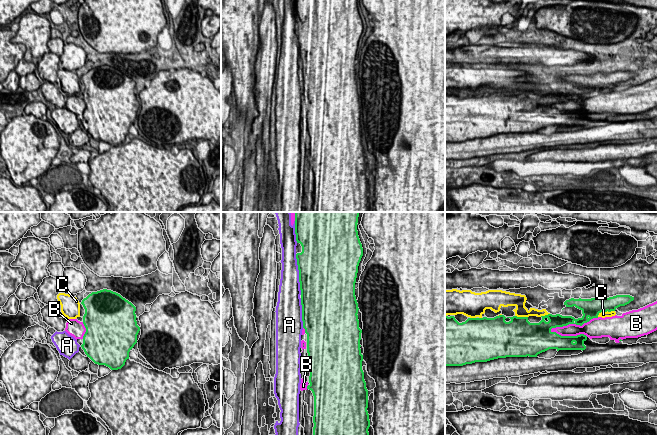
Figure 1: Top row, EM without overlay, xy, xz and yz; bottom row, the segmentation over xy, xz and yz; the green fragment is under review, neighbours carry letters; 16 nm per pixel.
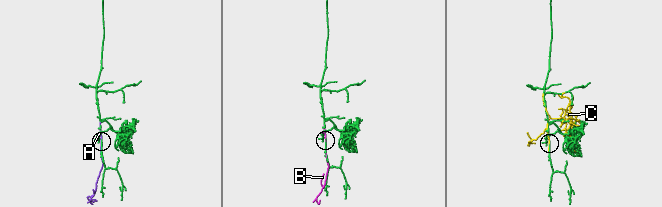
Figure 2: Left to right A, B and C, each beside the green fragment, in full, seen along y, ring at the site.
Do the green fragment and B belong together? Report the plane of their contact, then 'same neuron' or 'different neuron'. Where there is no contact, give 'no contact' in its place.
yz | different neuron

